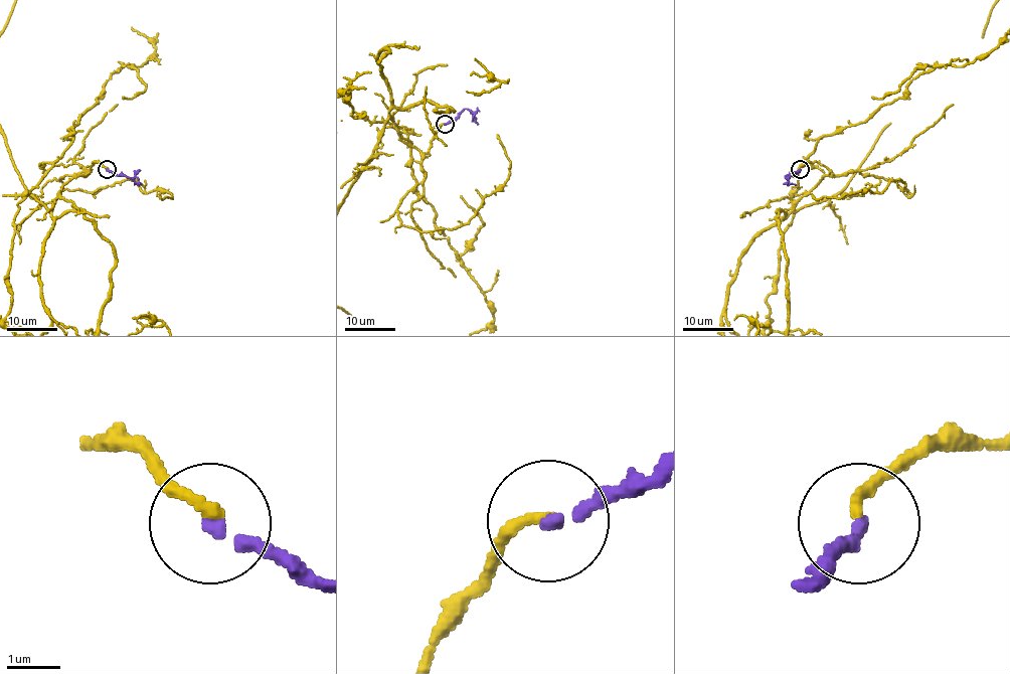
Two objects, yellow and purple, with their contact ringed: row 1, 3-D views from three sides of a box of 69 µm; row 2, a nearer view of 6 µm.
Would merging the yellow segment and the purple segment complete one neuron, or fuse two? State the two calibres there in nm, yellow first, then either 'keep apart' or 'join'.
220 nm thick on the yellow side, 240 nm on the other; keep apart

